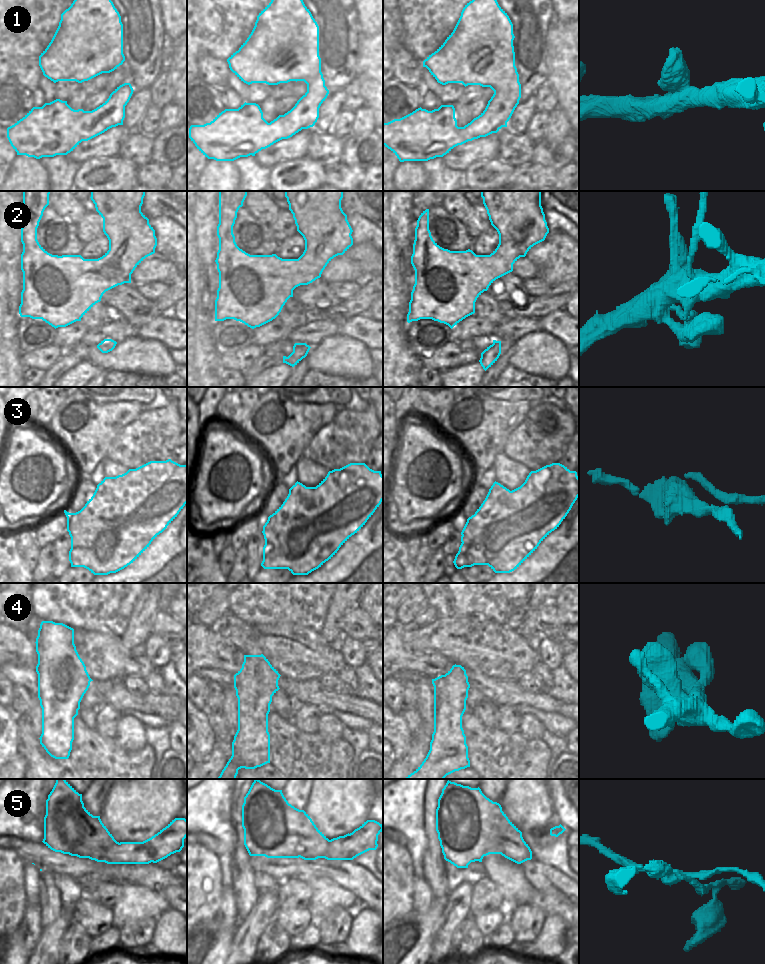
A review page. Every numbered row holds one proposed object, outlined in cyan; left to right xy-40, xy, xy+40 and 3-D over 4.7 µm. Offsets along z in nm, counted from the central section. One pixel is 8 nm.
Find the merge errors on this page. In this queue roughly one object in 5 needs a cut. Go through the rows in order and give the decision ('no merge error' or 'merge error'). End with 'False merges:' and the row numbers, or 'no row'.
1: no merge error
2: no merge error
3: merge error
4: no merge error
5: merge error
False merges: 3, 5

